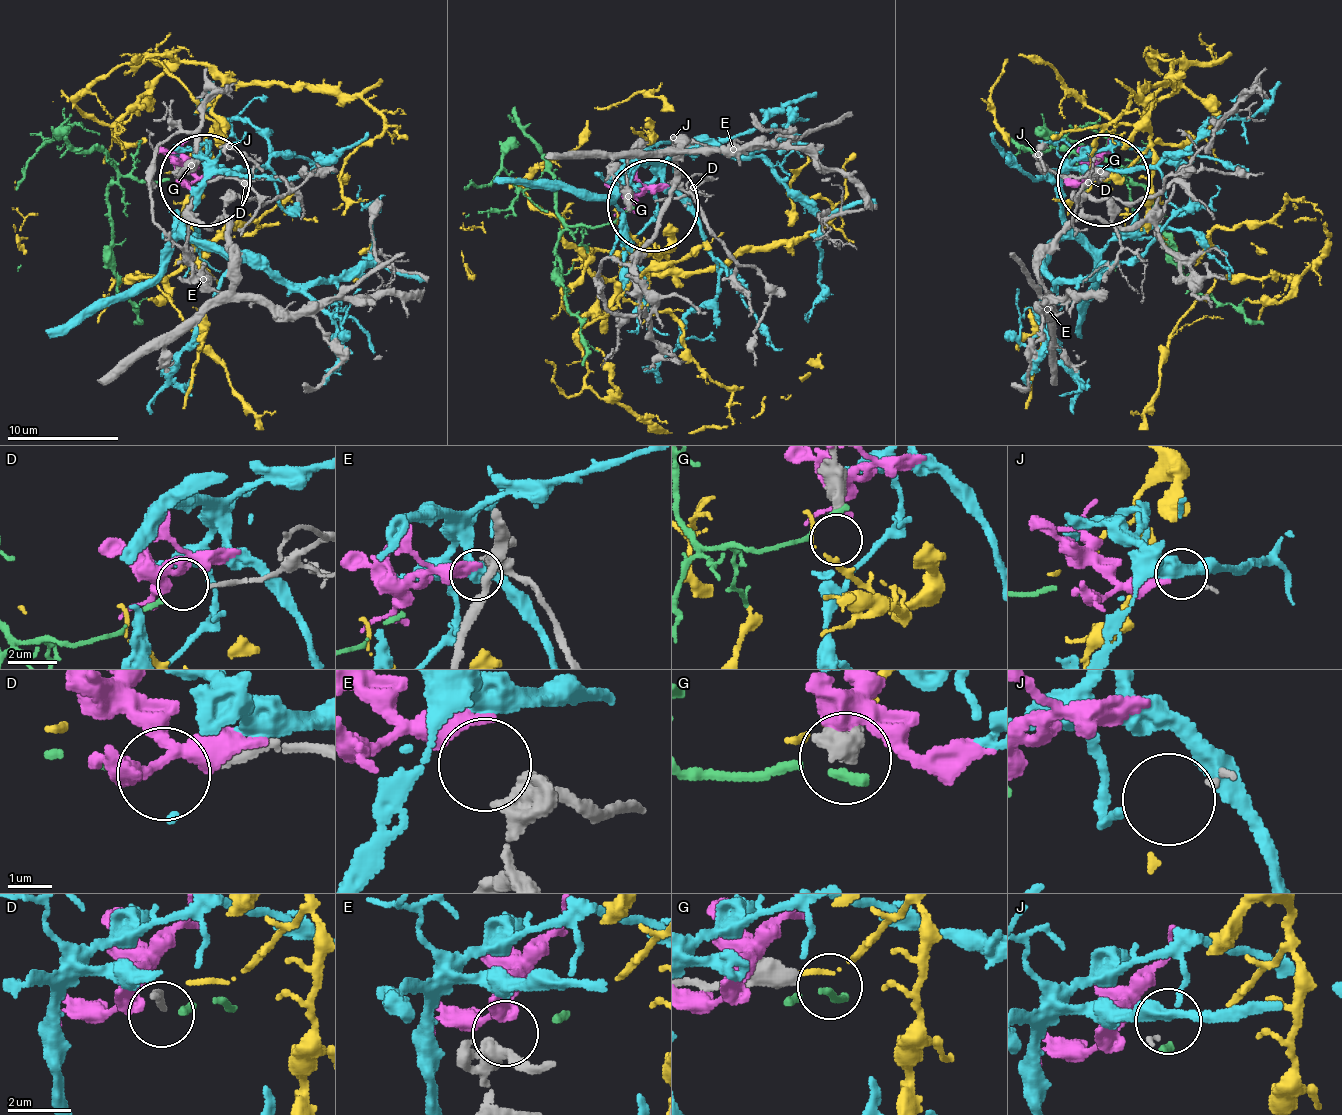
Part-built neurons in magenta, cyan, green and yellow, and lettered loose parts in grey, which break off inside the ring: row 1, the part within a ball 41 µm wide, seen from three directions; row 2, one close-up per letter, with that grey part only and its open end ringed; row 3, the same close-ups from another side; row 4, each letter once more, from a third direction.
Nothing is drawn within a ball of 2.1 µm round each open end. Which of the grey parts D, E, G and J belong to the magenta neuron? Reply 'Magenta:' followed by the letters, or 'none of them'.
Magenta: none of them

